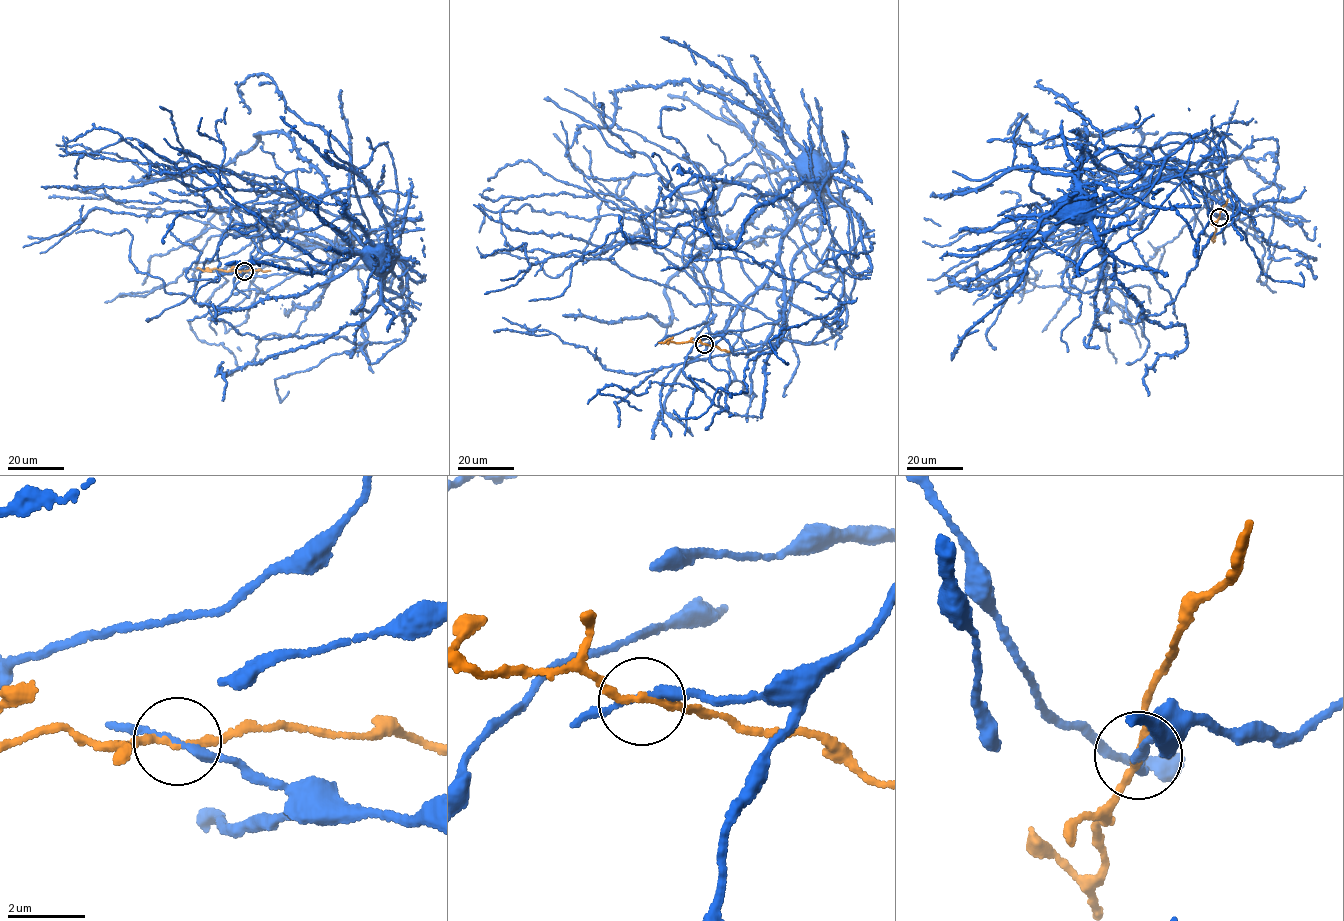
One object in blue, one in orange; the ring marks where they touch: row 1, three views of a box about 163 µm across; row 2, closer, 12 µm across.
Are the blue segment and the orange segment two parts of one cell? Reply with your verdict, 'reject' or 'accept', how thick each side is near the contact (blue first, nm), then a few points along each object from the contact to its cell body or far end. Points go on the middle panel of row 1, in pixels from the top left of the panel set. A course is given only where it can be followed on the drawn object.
reject; 180 nm thick on the blue side, 180 nm on the other; blue runs (704, 344), (715, 344), (728, 331), (783, 319), (788, 328), (784, 327), (782, 239), (821, 169); orange runs (704, 344), (674, 342), (669, 339), (658, 342)

